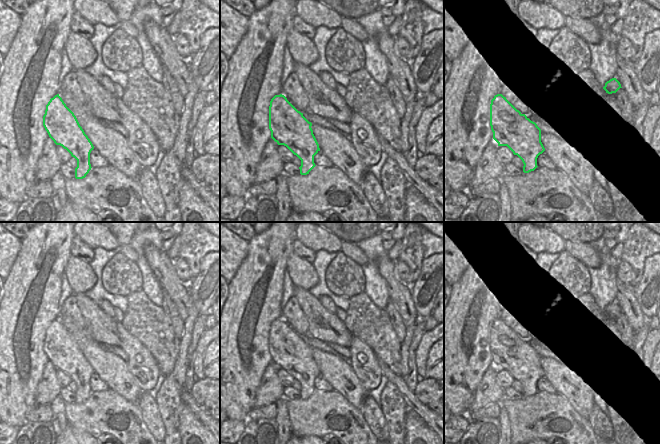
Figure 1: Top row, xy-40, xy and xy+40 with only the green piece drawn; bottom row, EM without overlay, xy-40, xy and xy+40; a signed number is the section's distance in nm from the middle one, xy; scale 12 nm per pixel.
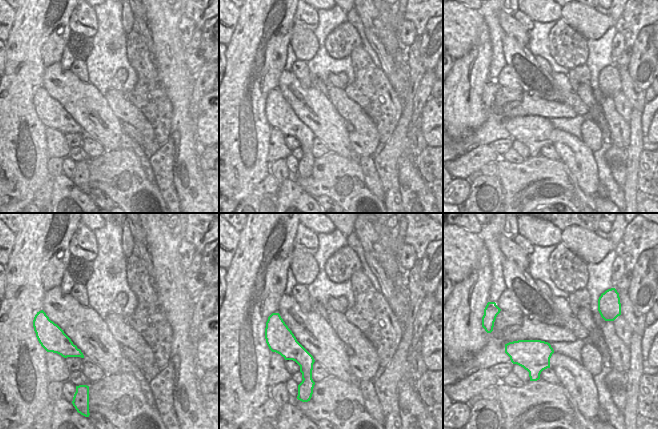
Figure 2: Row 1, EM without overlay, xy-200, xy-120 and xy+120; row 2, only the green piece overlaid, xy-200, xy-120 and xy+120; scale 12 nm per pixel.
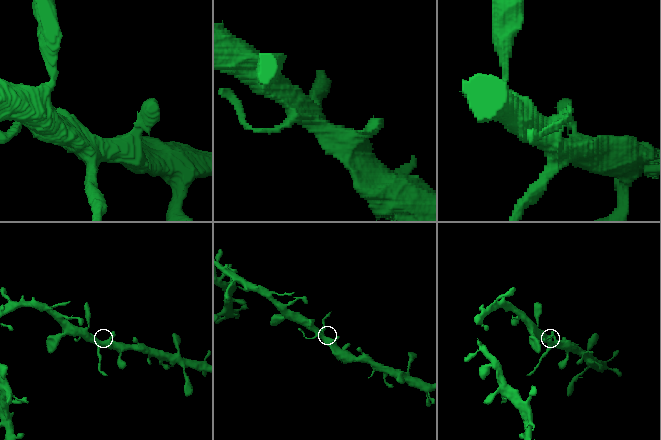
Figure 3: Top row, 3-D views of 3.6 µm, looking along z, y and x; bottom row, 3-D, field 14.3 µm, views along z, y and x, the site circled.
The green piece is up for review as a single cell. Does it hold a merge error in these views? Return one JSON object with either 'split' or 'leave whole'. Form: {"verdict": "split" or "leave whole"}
{"verdict": "split"}

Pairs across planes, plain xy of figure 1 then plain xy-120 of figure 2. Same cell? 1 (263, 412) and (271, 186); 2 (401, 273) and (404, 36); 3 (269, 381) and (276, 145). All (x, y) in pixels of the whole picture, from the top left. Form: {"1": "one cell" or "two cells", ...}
{"1": "one cell", "2": "one cell", "3": "one cell"}

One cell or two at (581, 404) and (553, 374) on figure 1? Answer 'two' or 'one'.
one

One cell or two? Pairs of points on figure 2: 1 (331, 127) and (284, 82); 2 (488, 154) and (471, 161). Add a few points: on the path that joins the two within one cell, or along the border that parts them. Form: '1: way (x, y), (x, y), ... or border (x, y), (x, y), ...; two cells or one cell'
1: way (318, 116), (315, 116), (303, 107), (292, 95); one cell
2: way (484, 154), (475, 158); one cell

